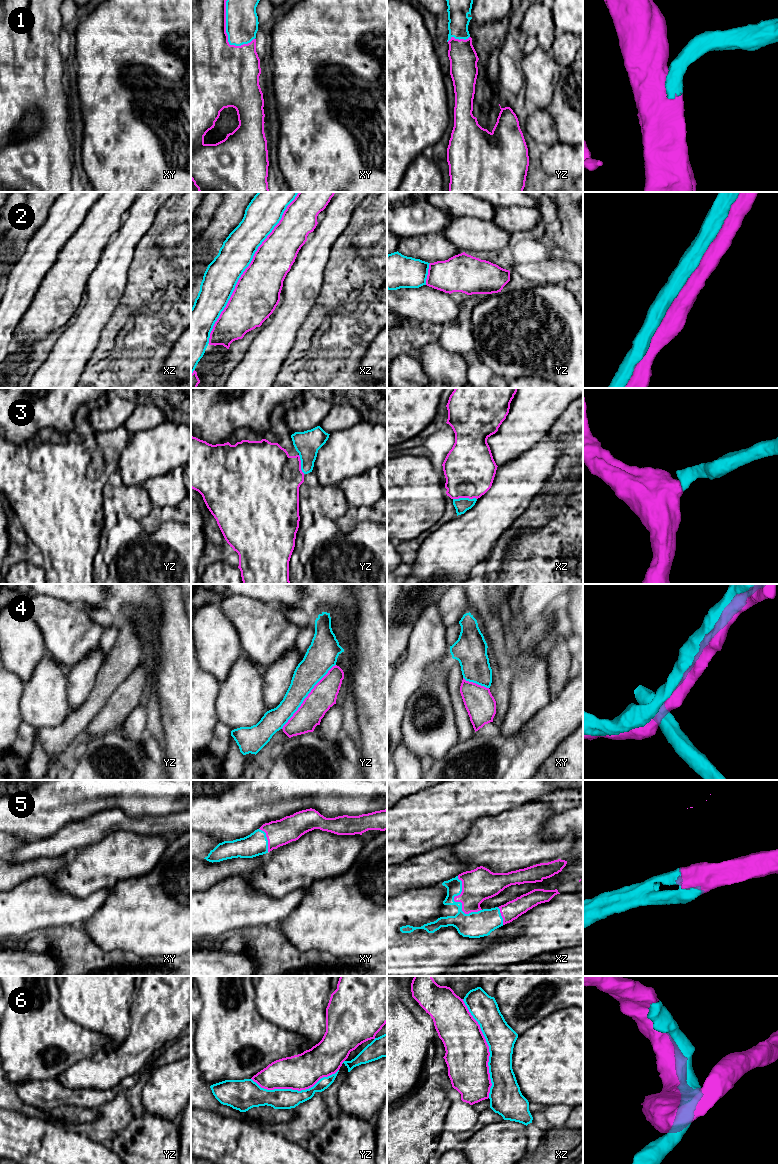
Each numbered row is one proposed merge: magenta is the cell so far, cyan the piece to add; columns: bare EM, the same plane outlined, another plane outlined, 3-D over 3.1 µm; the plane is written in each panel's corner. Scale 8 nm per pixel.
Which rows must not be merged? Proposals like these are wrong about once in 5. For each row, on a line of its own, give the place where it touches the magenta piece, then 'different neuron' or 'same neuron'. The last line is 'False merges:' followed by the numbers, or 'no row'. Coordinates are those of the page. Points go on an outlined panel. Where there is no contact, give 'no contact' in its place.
1: xy (225, 32) | same neuron
2: xz (247, 267) | different neuron
3: xz (464, 497) | same neuron
4: yz (307, 696) | same neuron
5: xz (458, 901) | same neuron
6: xz (488, 1048) | same neuron
False merges: 2

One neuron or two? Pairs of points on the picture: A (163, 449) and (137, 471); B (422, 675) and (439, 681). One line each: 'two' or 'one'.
A: one
B: two

